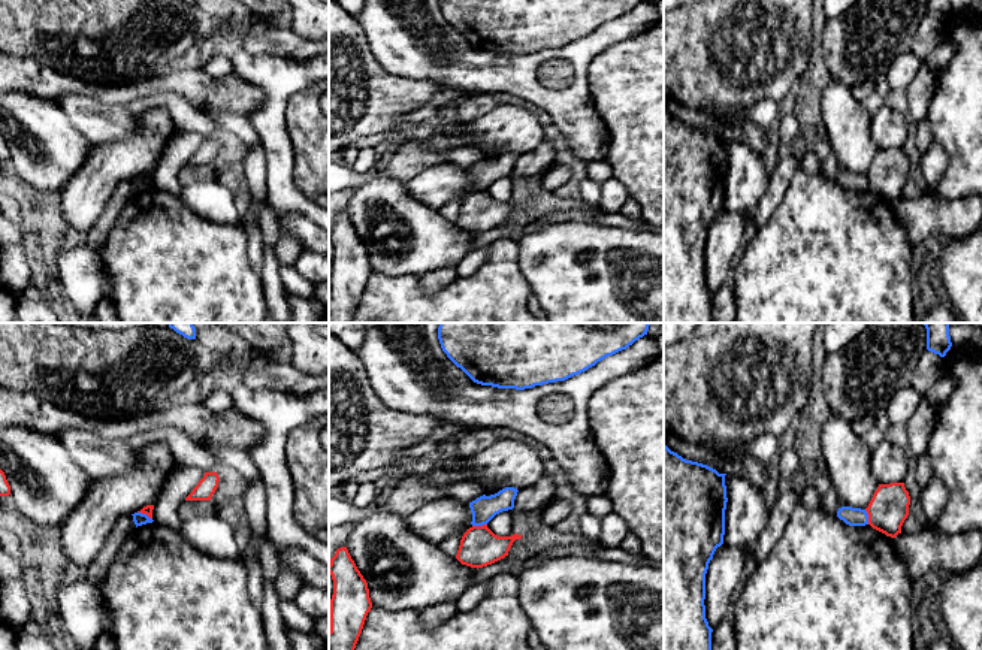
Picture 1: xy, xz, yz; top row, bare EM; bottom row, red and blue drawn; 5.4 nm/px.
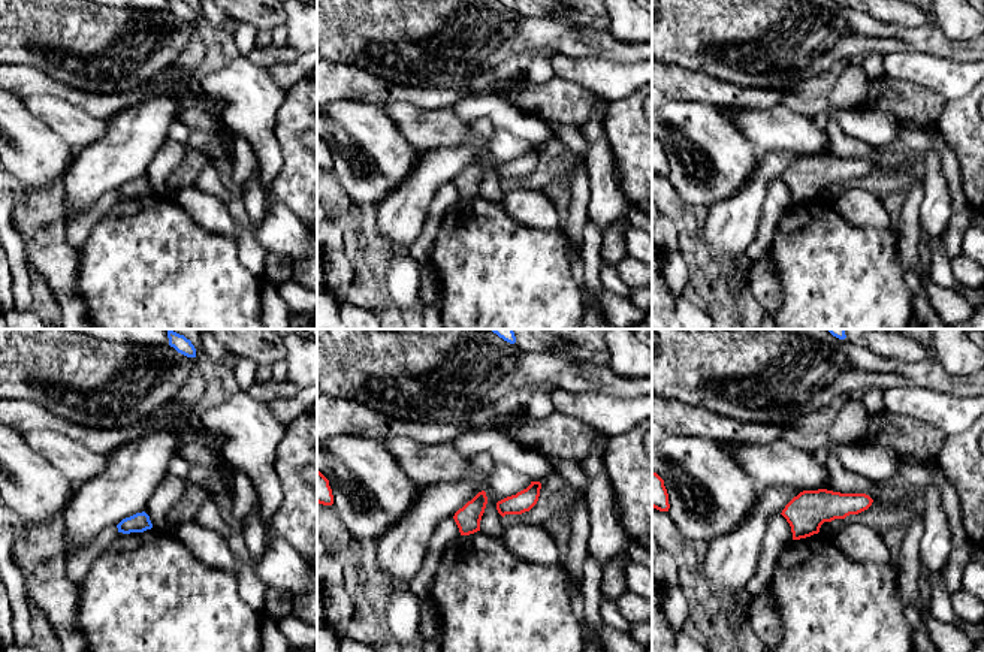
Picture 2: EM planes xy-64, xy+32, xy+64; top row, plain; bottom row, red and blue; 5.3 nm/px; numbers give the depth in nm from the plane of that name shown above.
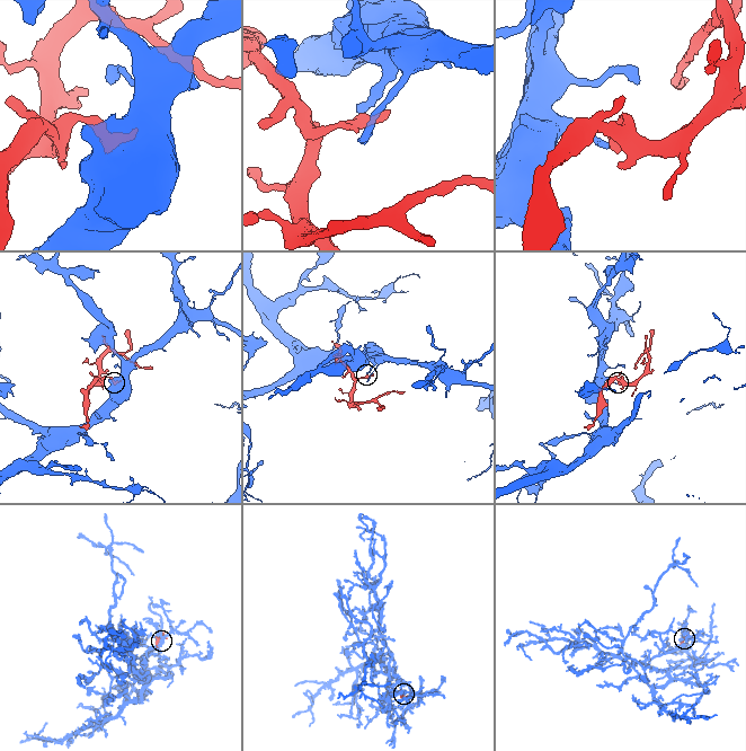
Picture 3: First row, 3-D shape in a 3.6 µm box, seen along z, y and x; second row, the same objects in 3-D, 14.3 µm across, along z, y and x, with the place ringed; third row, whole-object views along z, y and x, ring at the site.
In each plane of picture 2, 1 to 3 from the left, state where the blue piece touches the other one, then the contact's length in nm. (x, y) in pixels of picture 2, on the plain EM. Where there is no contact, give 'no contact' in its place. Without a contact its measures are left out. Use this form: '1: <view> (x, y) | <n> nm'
1: no contact
2: no contact
3: no contact

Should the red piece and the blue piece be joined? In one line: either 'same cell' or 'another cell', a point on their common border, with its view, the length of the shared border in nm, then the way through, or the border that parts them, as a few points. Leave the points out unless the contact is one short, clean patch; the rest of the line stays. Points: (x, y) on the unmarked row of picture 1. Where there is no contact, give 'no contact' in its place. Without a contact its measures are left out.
another cell; meets red in xz at (479, 192); contact 80 nm long; border along xz (486, 189), (473, 192)

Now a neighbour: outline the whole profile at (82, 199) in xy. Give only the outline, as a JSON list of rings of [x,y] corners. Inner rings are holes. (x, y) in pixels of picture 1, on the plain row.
[[[164,108],[136,114],[136,130],[124,137],[91,146],[81,169],[61,190],[66,227],[84,239],[121,181],[154,170],[176,126]]]

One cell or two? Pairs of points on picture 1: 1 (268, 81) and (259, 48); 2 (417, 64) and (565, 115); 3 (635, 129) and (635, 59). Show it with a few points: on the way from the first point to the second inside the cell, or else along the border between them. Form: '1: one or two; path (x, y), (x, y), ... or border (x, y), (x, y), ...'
1: two; border (242, 50), (251, 54), (277, 54), (295, 60)
2: one; path (455, 67), (474, 72), (523, 75), (528, 78)
3: one; path (635, 111), (635, 76)

